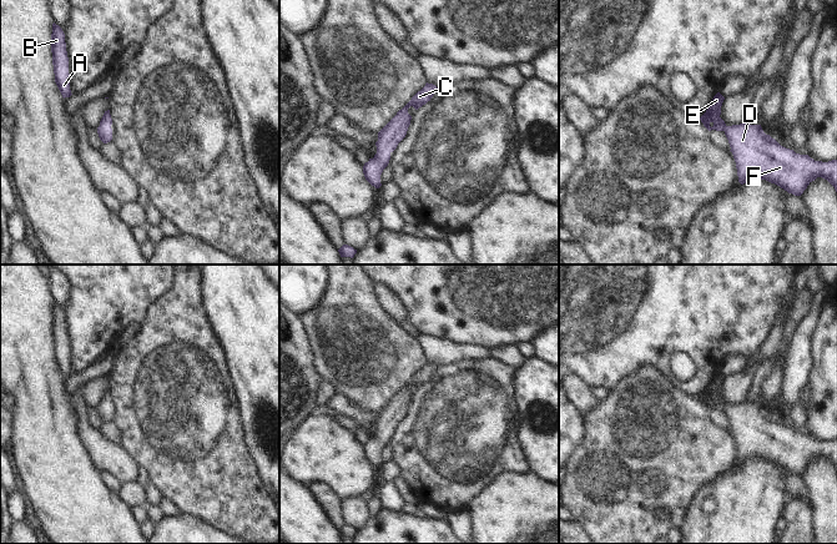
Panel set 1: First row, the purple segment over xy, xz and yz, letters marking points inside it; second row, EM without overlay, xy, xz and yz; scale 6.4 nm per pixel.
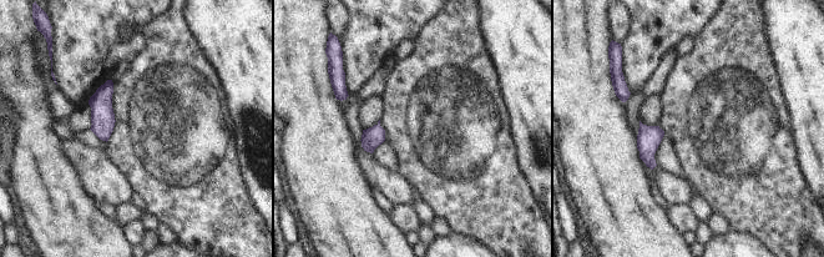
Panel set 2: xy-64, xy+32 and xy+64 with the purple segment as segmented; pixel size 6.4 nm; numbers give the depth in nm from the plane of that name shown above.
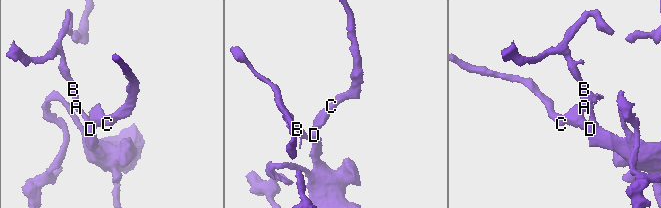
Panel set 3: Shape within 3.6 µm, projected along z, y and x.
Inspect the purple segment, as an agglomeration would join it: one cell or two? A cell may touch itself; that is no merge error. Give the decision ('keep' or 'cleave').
keep

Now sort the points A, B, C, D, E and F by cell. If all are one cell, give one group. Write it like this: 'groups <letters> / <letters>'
groups A B C D E F

